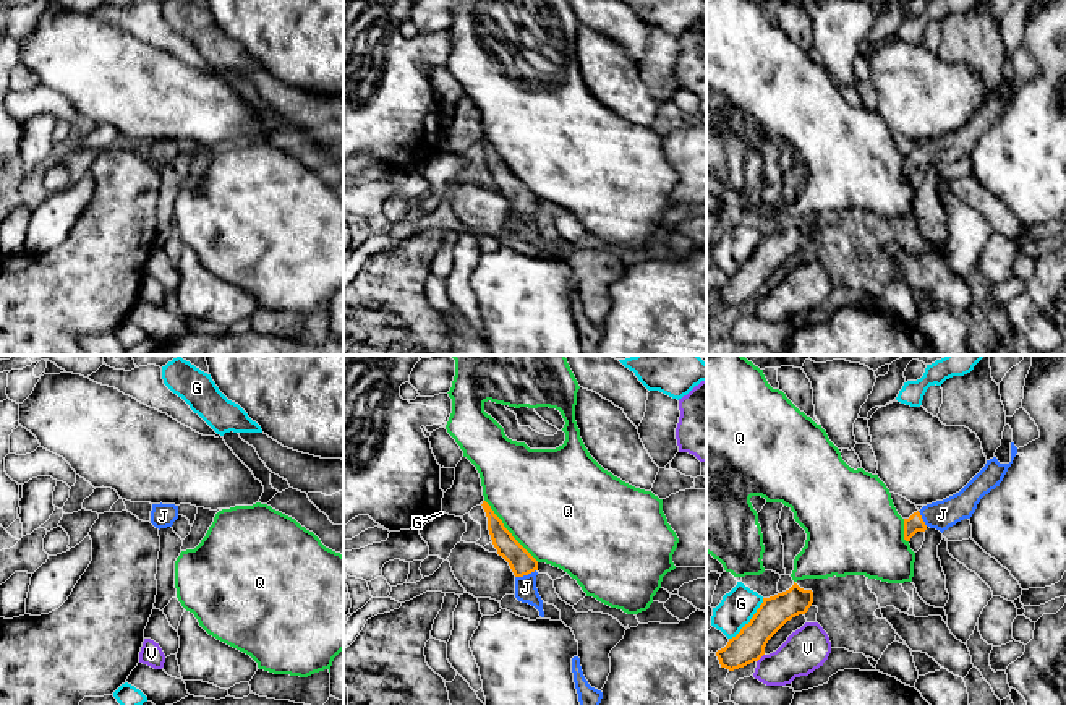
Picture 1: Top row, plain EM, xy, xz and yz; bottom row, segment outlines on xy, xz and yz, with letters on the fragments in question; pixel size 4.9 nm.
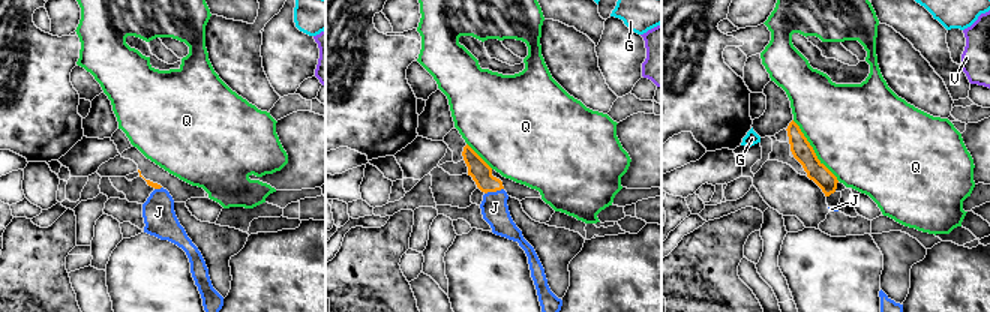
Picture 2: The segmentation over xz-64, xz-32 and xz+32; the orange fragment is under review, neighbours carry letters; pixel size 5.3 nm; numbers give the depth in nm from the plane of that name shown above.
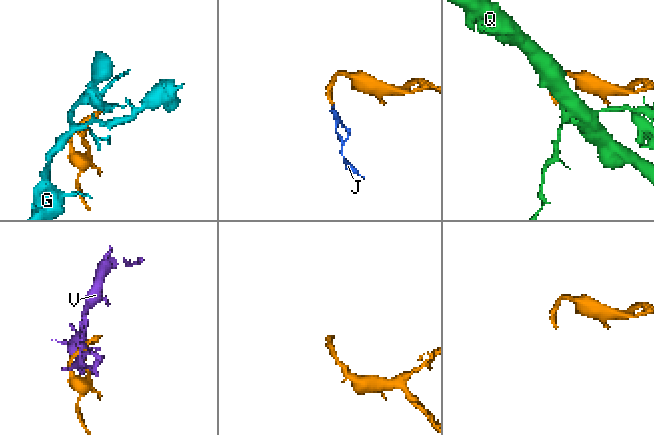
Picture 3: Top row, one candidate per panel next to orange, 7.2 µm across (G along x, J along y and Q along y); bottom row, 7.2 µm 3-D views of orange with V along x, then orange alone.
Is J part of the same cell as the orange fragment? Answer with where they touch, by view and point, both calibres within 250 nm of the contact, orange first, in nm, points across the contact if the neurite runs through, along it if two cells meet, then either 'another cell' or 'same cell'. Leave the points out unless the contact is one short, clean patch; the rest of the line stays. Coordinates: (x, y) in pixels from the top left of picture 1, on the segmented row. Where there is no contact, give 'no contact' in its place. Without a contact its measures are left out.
xz (525, 574) | 120/110 nm | across xz (522, 563), (525, 574), (525, 587) | same cell

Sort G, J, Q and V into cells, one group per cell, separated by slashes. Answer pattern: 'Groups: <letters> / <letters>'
Groups: G / J / Q / V

